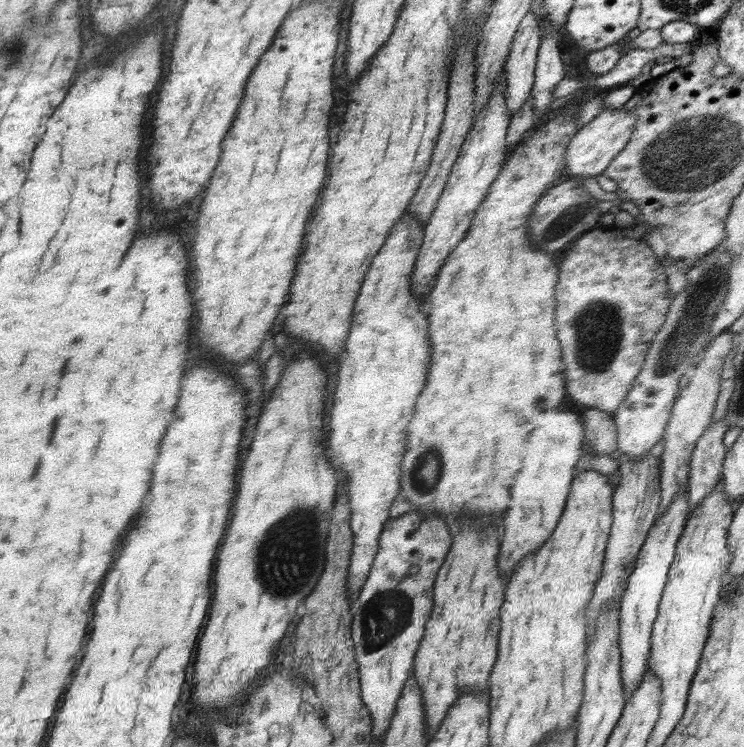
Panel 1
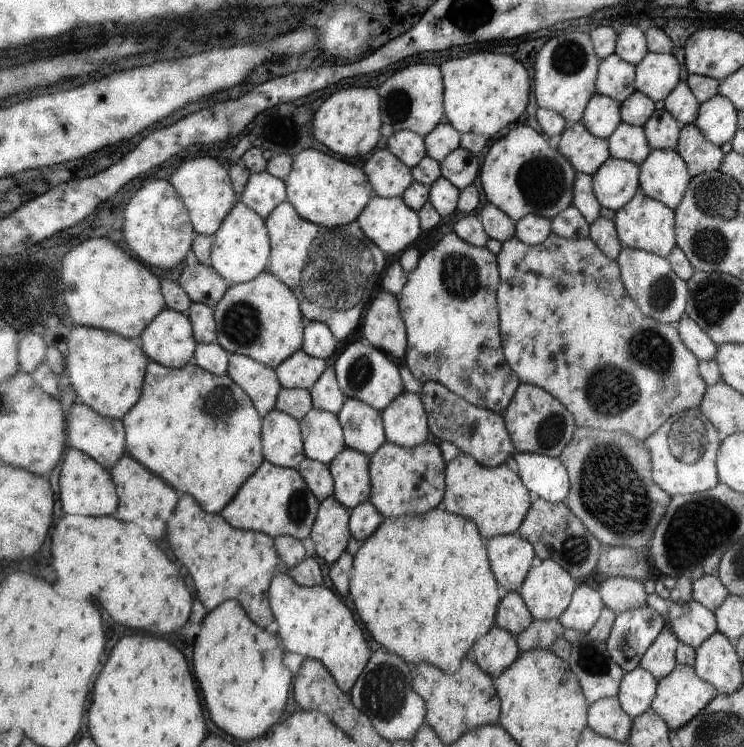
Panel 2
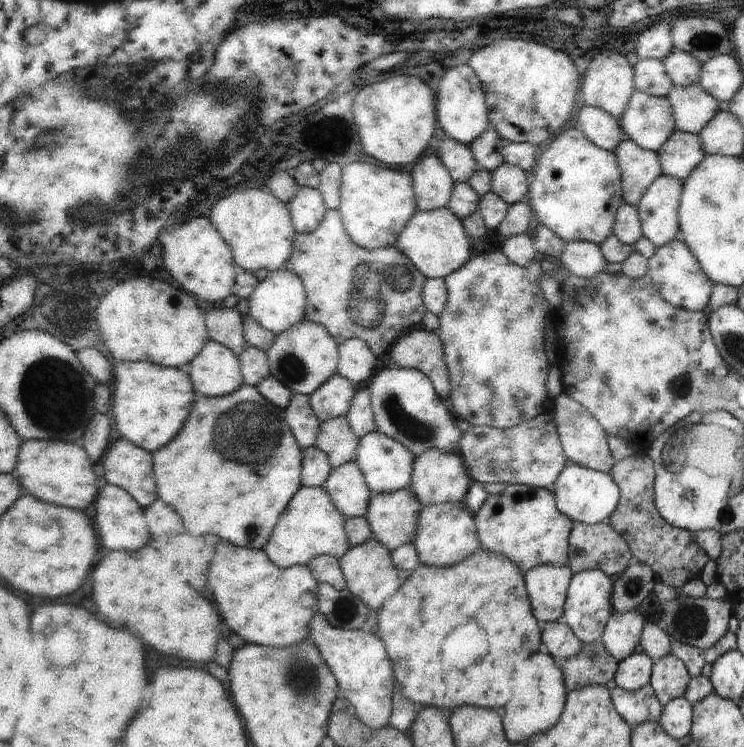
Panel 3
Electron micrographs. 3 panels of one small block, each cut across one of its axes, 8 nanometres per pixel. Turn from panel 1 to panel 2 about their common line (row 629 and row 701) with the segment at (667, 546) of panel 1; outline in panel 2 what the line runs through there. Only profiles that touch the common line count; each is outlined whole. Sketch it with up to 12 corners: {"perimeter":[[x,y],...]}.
{"perimeter":[[638,666],[616,696],[632,718],[650,710],[658,678]]}

